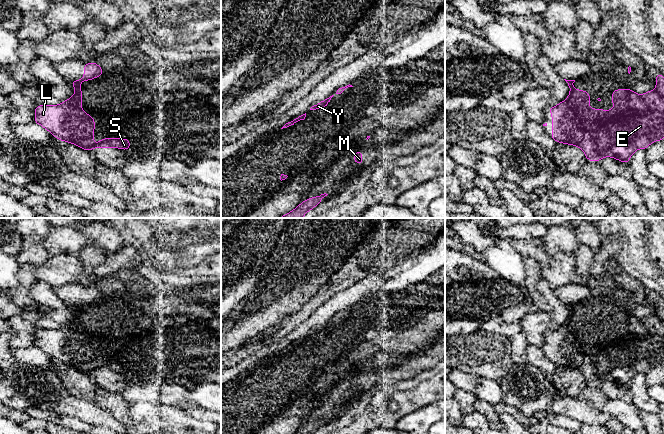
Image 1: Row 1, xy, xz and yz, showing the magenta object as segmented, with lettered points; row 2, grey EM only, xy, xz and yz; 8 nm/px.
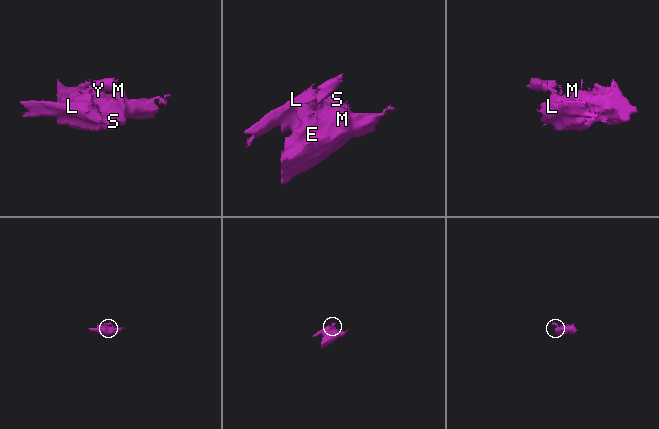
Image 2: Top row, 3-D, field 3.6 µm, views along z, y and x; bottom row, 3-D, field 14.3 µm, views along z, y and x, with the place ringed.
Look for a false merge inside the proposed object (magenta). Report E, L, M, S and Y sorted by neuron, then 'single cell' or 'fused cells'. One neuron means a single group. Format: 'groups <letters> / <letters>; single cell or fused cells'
groups E L M S / Y; fused cells

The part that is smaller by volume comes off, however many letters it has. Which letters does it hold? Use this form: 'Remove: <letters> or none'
Remove: Y

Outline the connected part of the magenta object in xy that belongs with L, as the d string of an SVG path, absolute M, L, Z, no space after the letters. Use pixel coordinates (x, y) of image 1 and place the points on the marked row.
M81 82L71 84L76 90L74 95L59 105L38 105L35 108L34 122L47 129L58 140L66 141L78 147L91 151L94 148L120 148L130 149L129 139L103 138L96 144L93 143L95 121L89 114L82 111L82 90L79 87Z

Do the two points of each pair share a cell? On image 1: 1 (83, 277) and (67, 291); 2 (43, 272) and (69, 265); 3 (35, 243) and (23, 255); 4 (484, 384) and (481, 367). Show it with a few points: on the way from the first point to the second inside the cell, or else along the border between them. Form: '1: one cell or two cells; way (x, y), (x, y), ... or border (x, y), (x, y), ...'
1: one cell; way (79, 279), (71, 287)
2: one cell; way (49, 272), (63, 271)
3: one cell; way (32, 246), (26, 252)
4: two cells; border (480, 376), (497, 381)

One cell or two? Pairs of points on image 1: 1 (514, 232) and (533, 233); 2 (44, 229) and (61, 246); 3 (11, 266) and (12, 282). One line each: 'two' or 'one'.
1: one
2: two
3: one

